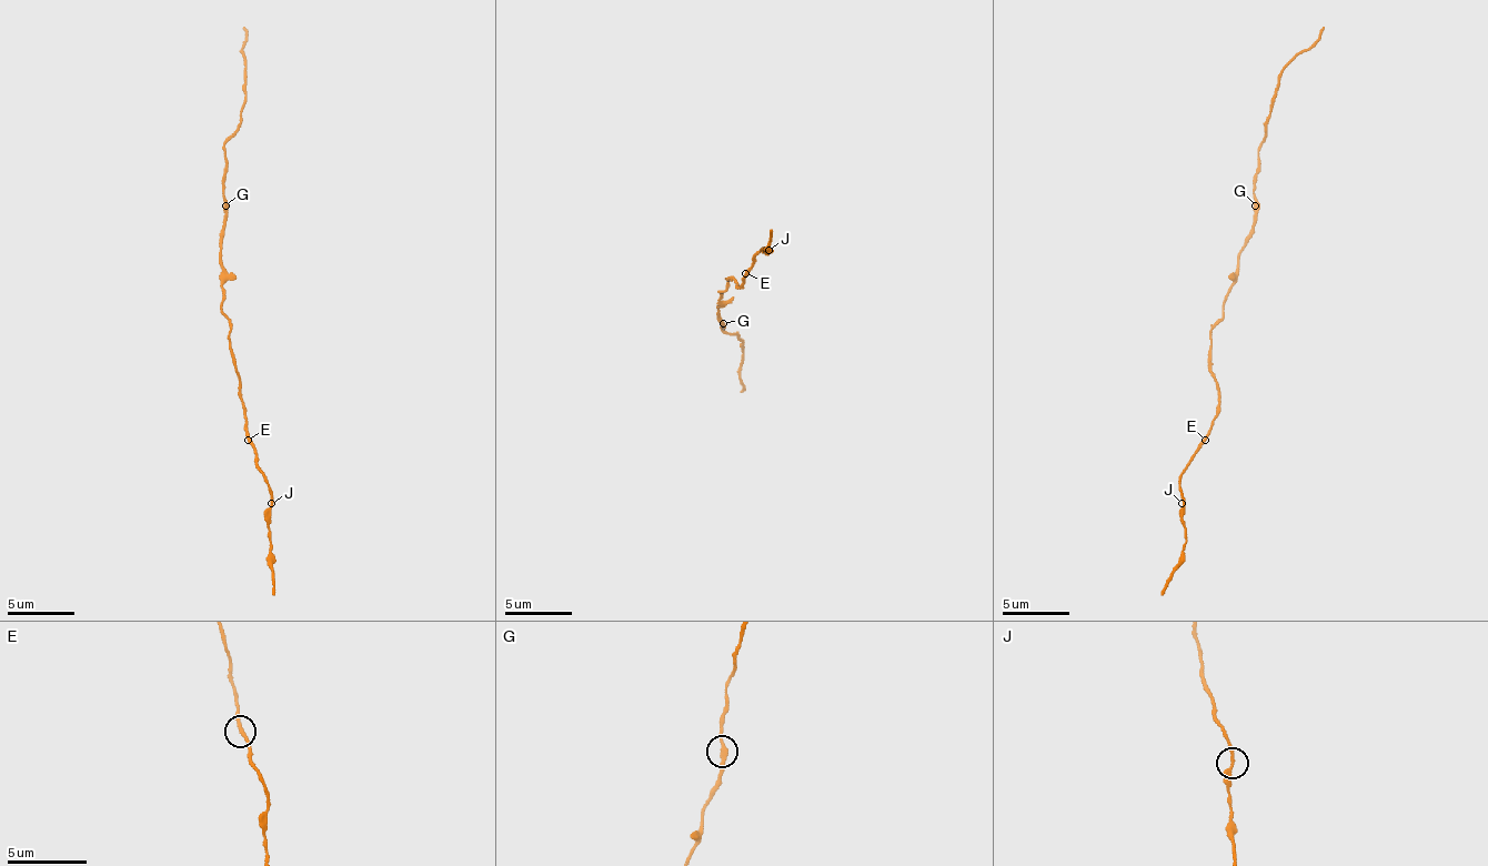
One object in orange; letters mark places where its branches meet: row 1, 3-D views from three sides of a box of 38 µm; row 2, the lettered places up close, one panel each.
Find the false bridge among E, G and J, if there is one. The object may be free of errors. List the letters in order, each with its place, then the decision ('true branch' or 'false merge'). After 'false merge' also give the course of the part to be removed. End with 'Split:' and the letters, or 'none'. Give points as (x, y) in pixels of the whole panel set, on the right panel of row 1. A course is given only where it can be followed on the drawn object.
E: place (1205, 440); true branch
G: place (1255, 205); true branch
J: place (1182, 503); true branch
Split: none

